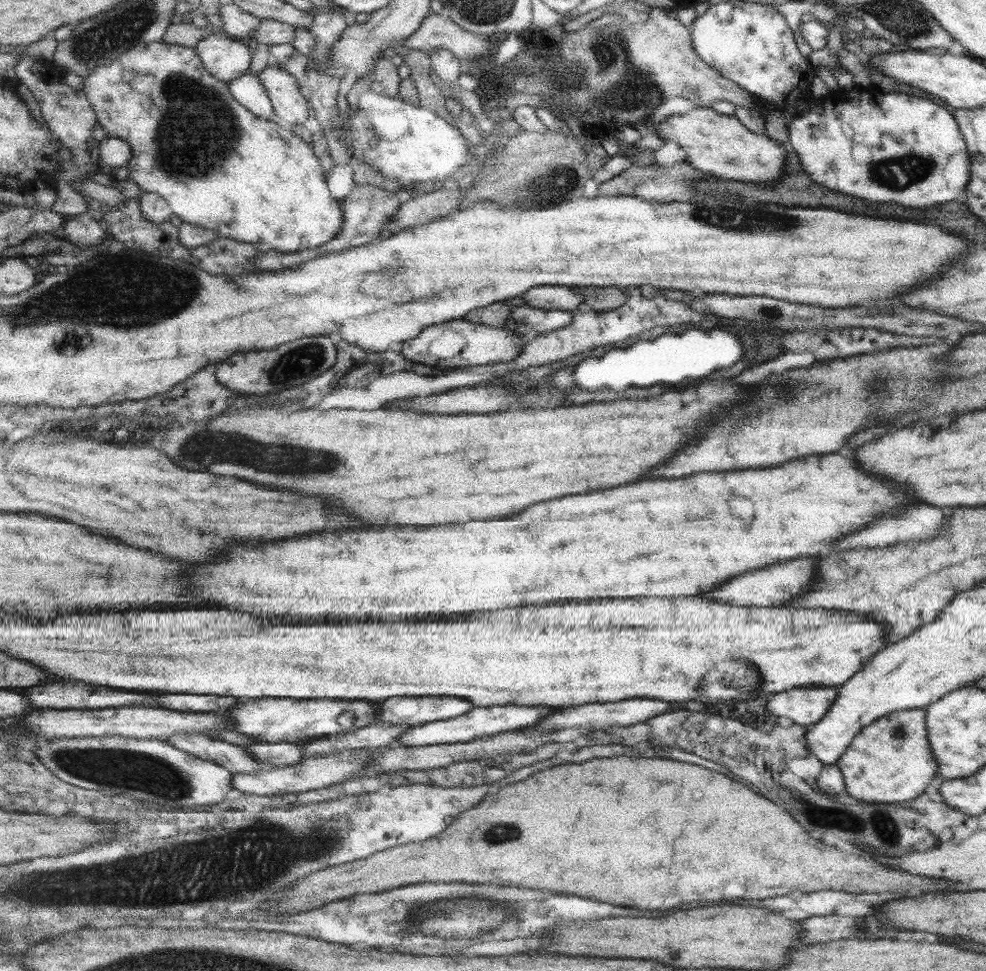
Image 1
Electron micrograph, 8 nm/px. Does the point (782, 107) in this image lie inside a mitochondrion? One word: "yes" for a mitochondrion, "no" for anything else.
no

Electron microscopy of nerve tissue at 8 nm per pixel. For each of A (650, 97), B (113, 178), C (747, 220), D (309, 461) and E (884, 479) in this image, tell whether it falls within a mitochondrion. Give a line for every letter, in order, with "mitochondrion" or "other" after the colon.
A: mitochondrion
B: other
C: mitochondrion
D: mitochondrion
E: other

